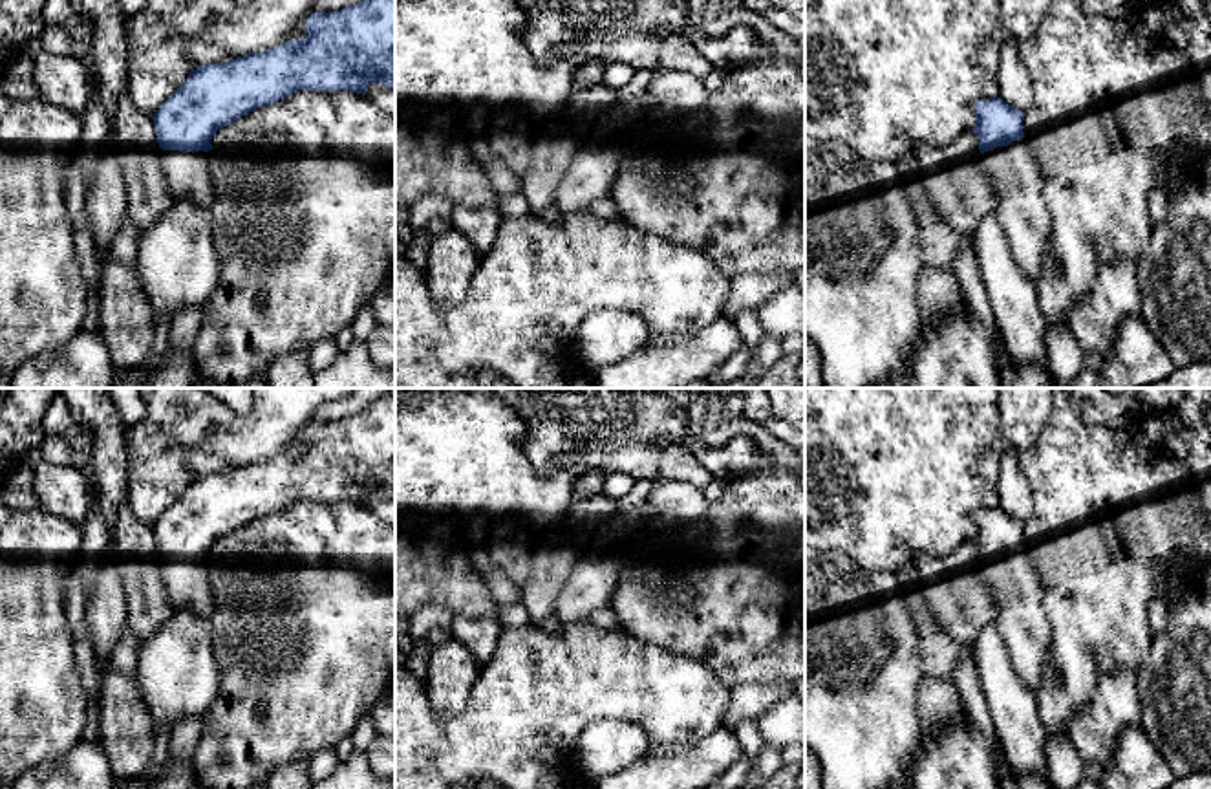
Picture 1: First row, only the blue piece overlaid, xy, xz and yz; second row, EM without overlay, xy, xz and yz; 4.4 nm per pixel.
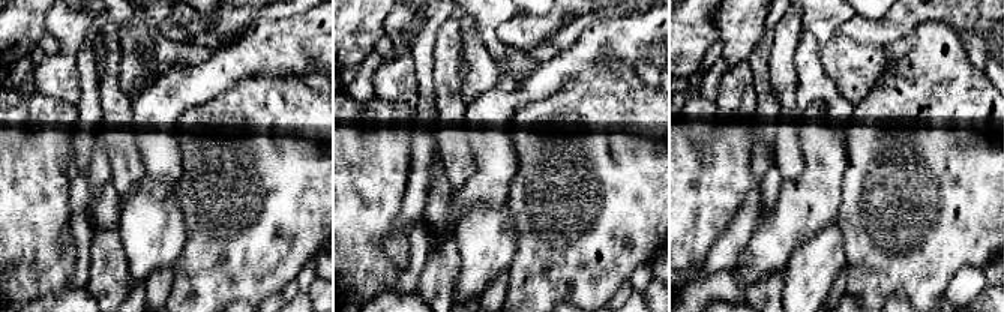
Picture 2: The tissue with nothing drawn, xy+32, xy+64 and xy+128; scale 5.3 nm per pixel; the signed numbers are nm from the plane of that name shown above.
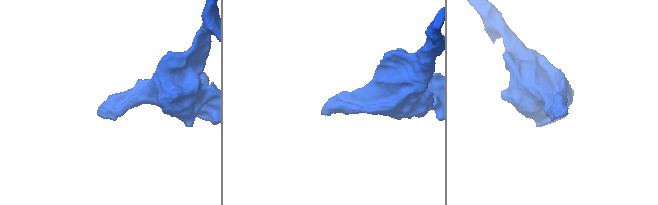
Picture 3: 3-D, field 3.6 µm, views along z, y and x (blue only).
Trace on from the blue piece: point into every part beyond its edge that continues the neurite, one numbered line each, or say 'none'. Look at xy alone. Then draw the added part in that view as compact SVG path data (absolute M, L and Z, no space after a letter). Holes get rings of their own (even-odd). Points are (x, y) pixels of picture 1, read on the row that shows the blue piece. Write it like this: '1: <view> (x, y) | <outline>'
1: xy (187, 174) | M157 148L161 170L174 201L192 201L209 209L214 201L209 152L181 152Z

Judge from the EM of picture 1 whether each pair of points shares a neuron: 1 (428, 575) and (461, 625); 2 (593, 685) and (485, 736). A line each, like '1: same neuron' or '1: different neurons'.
1: different neurons
2: same neuron

